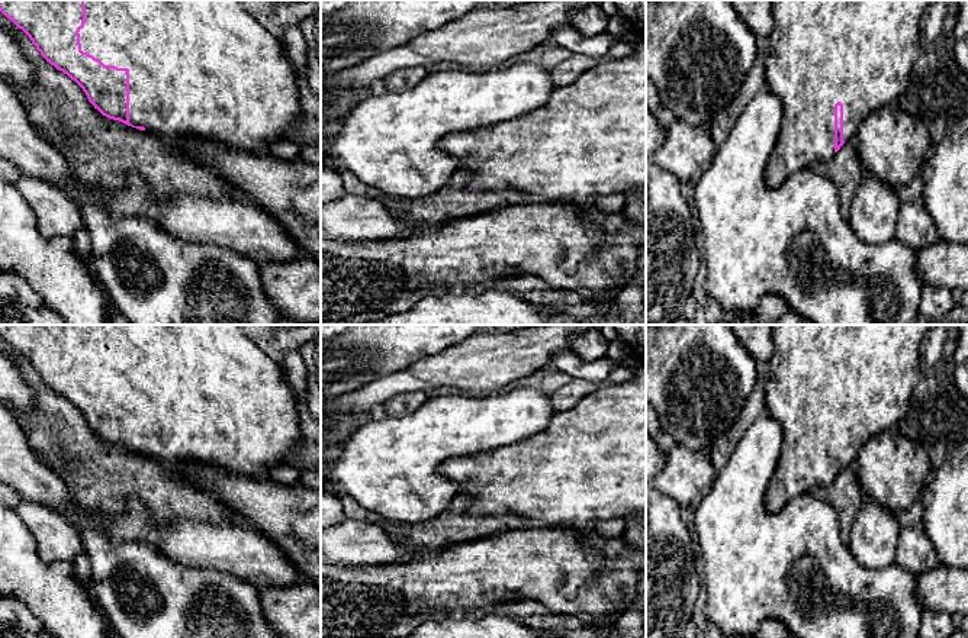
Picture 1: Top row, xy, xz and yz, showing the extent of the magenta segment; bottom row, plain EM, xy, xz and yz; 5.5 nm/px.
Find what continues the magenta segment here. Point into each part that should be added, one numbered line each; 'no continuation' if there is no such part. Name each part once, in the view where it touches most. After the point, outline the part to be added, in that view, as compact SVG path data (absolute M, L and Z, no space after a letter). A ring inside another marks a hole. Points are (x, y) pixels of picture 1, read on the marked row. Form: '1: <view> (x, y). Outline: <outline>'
1: xy (205, 68). Outline: M84 0L84 4L87 20L78 32L81 51L100 59L104 65L129 70L131 125L144 126L148 133L165 141L192 136L235 151L268 152L273 142L289 136L289 129L302 120L298 81L283 42L258 23L245 10L241 0Z

